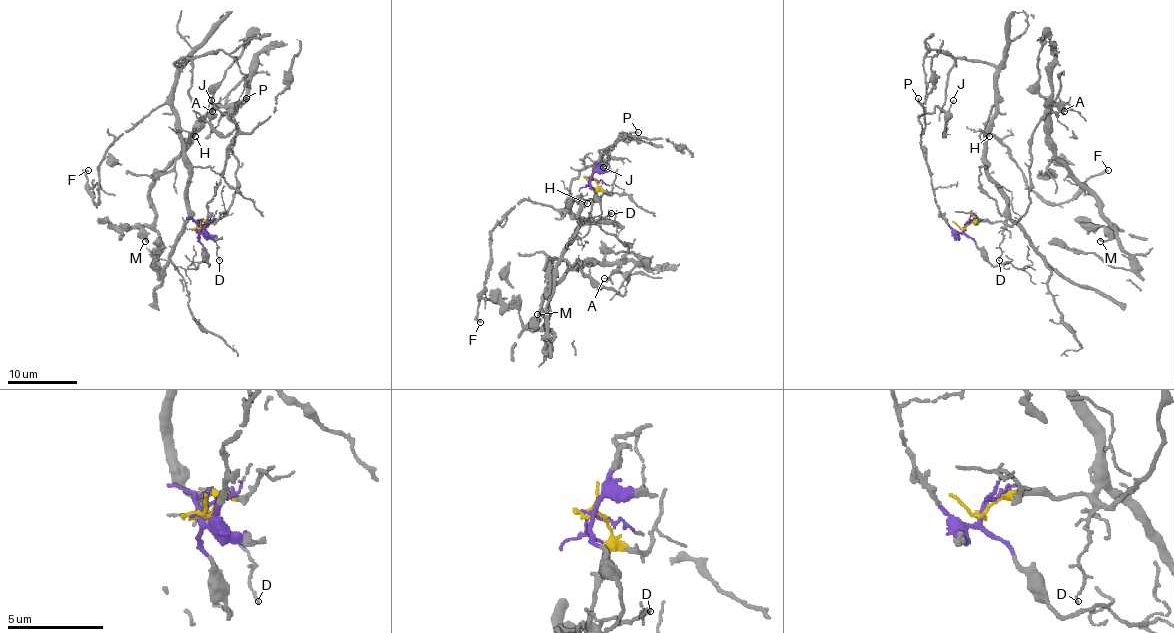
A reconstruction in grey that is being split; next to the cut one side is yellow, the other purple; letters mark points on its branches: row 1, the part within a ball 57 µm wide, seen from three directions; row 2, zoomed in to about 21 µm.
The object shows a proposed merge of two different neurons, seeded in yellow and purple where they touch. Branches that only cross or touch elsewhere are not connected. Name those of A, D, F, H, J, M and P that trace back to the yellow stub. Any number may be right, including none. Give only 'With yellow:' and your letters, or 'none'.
With yellow: A, D, F, H, M

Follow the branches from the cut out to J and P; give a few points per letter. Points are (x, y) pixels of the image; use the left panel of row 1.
J: (197, 227), (201, 232), (222, 175), (227, 148), (239, 129), (215, 108), (209, 110), (211, 99)
P: (197, 227), (201, 232), (230, 141), (239, 131), (230, 117), (246, 97)

